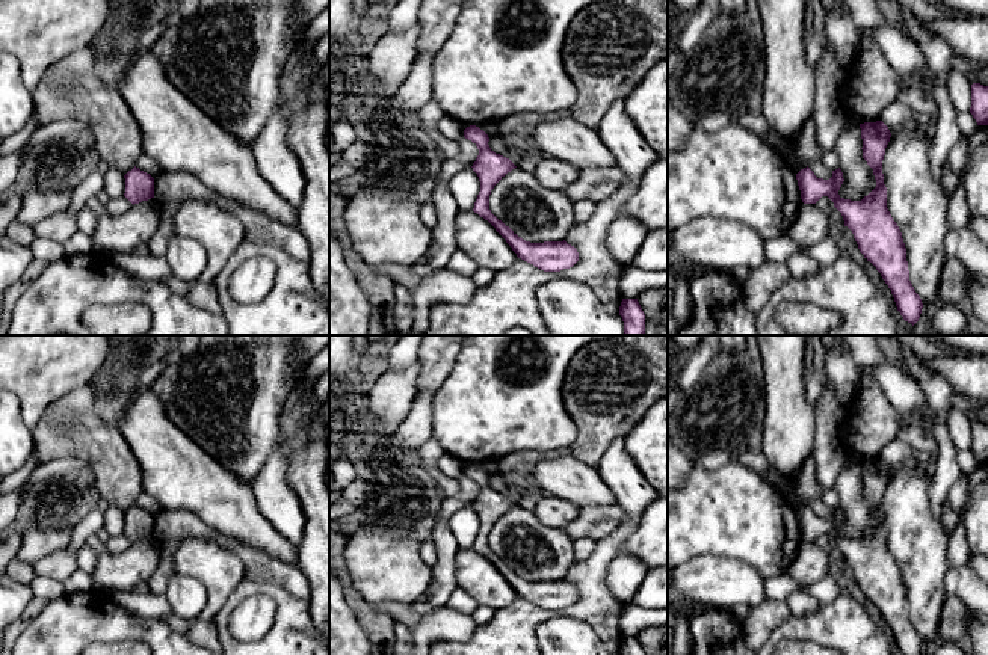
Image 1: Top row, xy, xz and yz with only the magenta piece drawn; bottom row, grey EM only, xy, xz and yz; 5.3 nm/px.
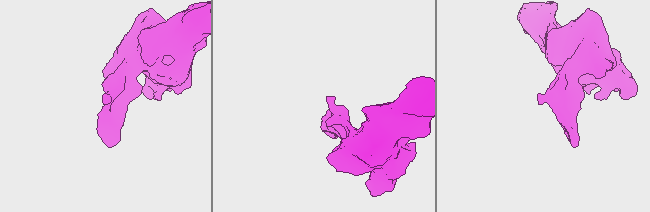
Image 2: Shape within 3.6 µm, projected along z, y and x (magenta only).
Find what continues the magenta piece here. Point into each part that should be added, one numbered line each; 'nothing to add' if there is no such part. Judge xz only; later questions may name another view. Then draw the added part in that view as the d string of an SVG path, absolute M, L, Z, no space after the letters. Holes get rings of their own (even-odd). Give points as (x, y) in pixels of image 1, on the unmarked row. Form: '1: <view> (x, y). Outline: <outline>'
nothing to add

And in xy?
nothing to add

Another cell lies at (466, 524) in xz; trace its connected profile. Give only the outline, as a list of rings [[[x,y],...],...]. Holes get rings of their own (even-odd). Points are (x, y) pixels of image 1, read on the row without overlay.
[[[465,506],[450,518],[450,530],[453,531],[459,548],[473,548],[480,530],[480,519],[473,506]]]

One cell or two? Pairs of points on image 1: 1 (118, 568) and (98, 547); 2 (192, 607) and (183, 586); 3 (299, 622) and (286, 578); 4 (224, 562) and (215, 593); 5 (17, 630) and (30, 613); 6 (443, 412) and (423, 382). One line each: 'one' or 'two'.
1: one
2: one
3: two
4: one
5: one
6: two

